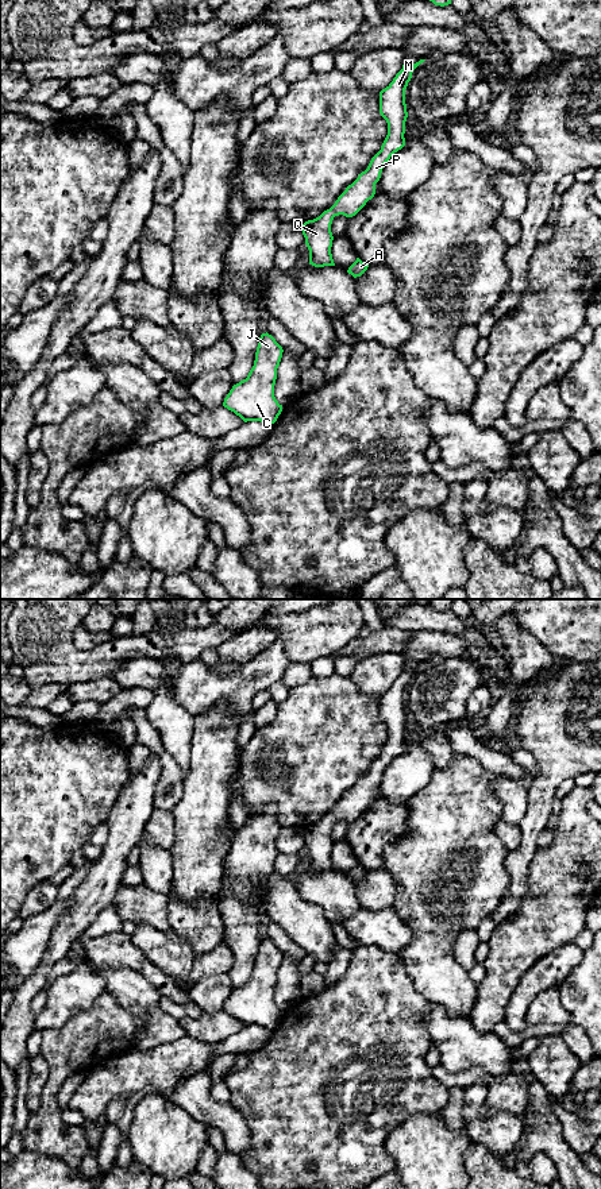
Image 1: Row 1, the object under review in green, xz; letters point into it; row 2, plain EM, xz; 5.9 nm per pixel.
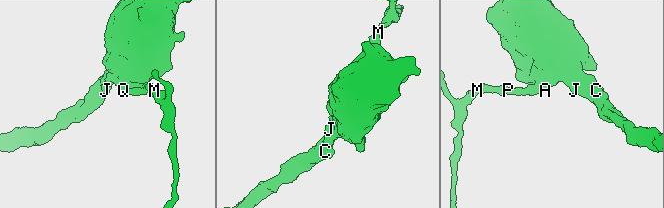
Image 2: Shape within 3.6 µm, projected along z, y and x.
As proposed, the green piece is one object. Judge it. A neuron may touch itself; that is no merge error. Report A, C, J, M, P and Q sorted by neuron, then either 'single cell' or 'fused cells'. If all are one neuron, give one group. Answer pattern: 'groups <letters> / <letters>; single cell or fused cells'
groups A C J M P Q; single cell

